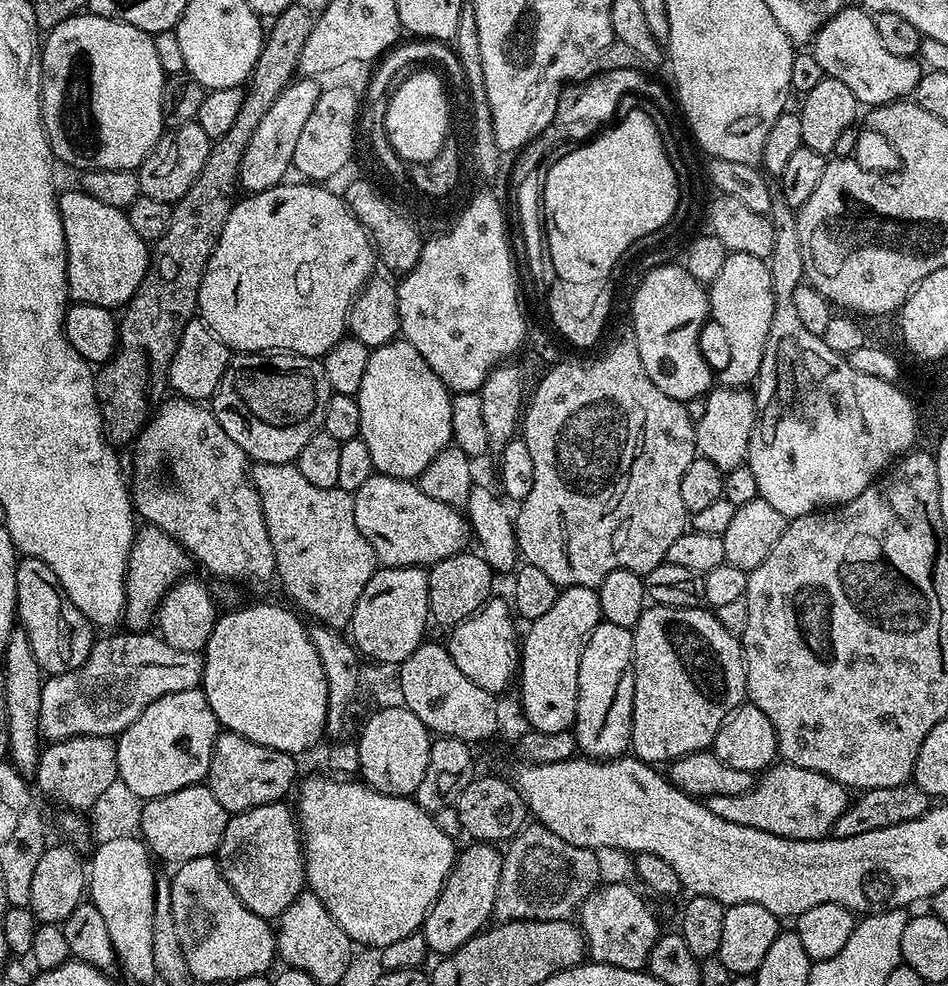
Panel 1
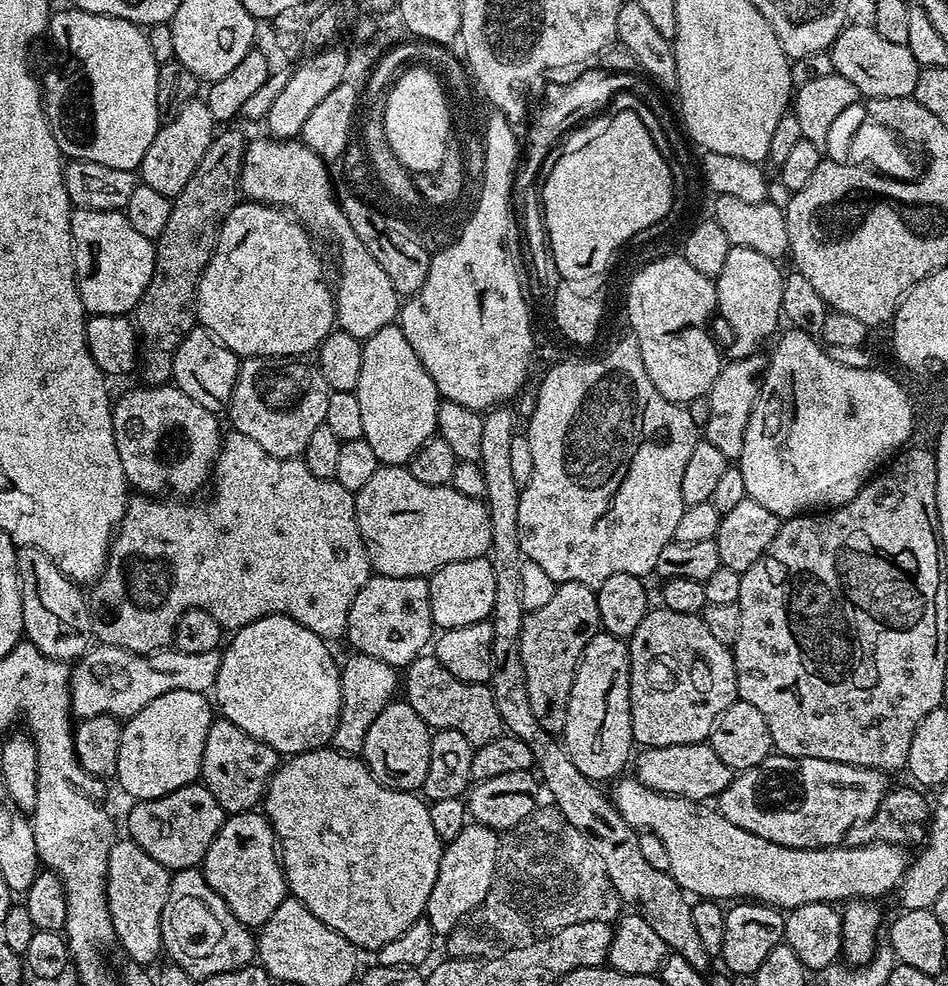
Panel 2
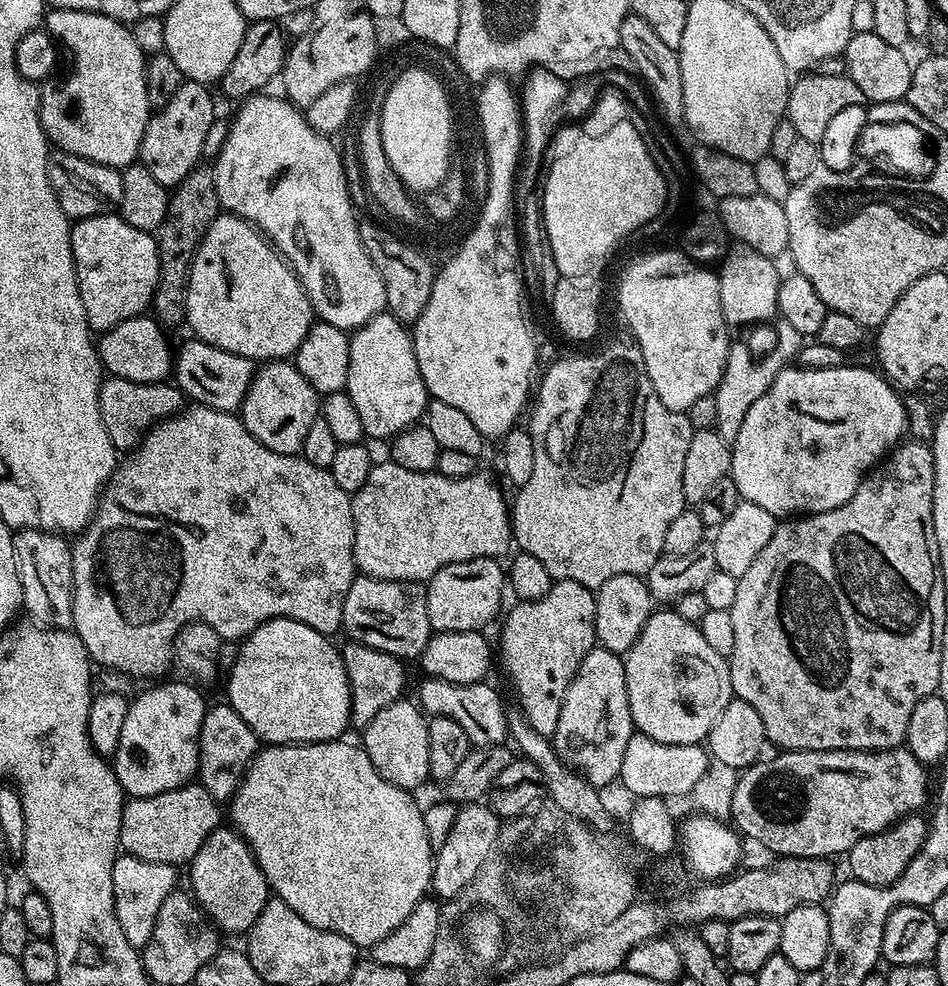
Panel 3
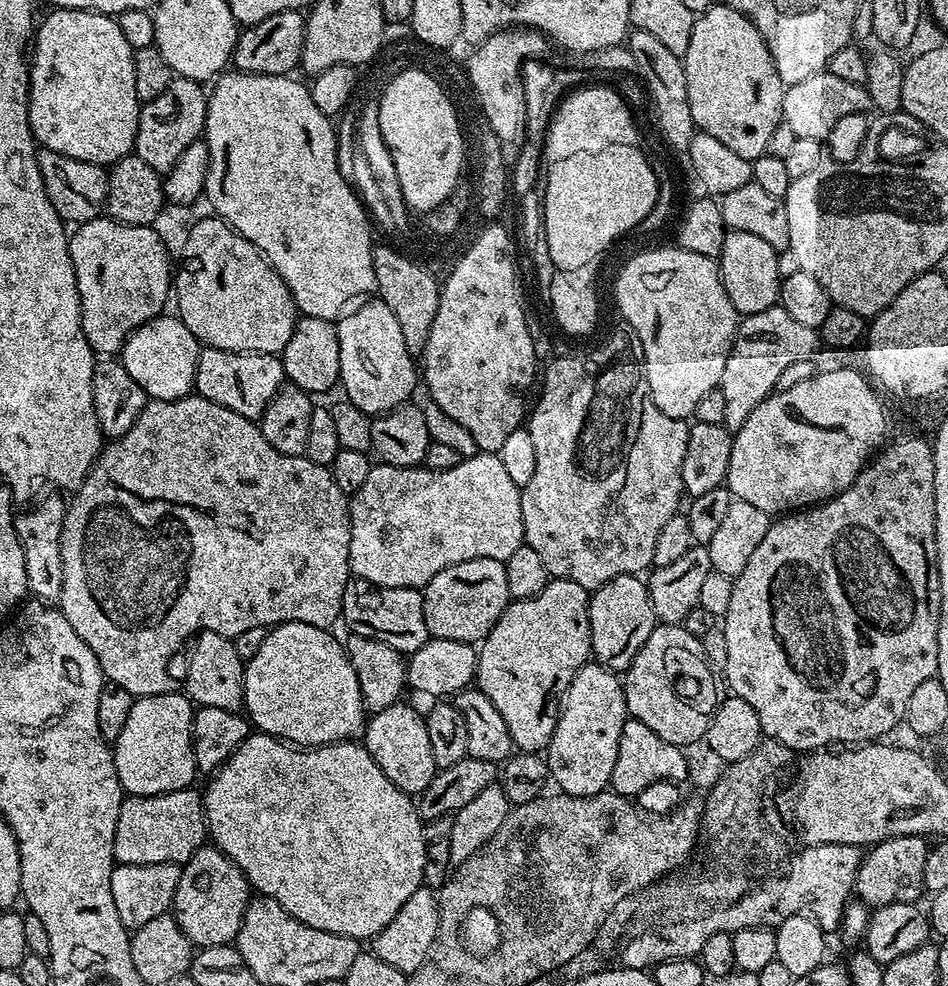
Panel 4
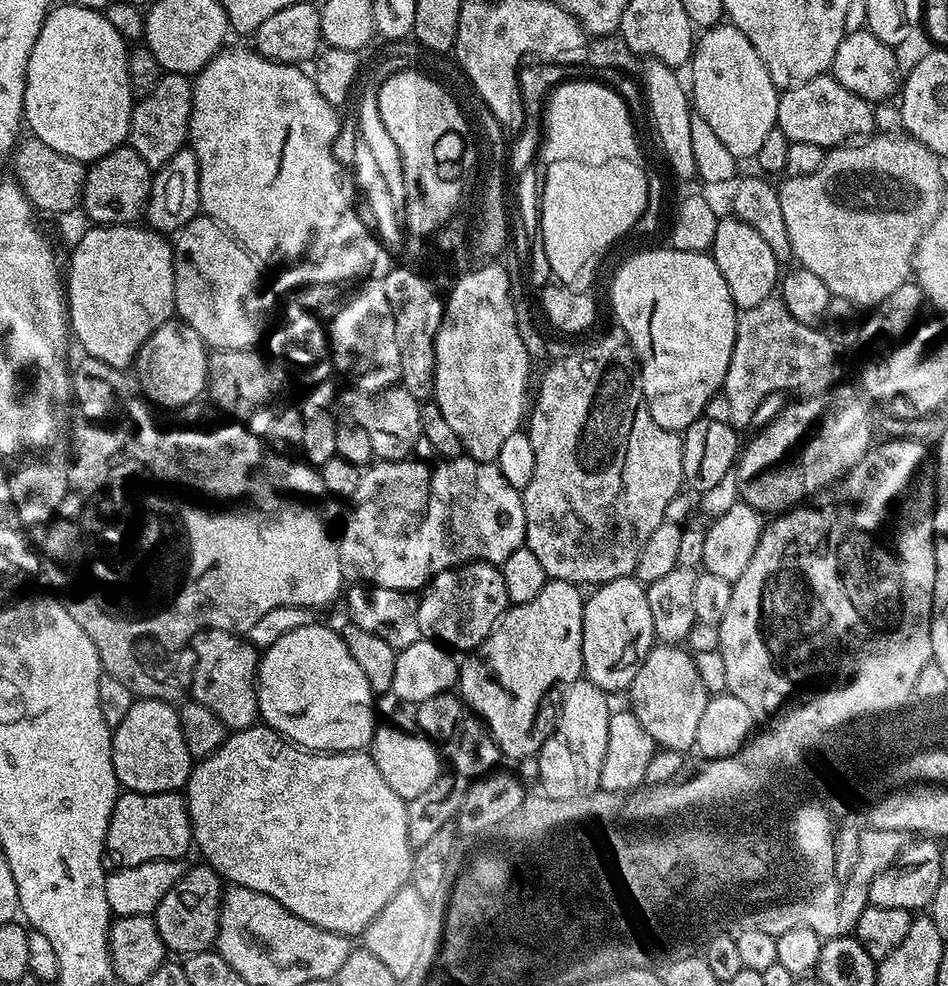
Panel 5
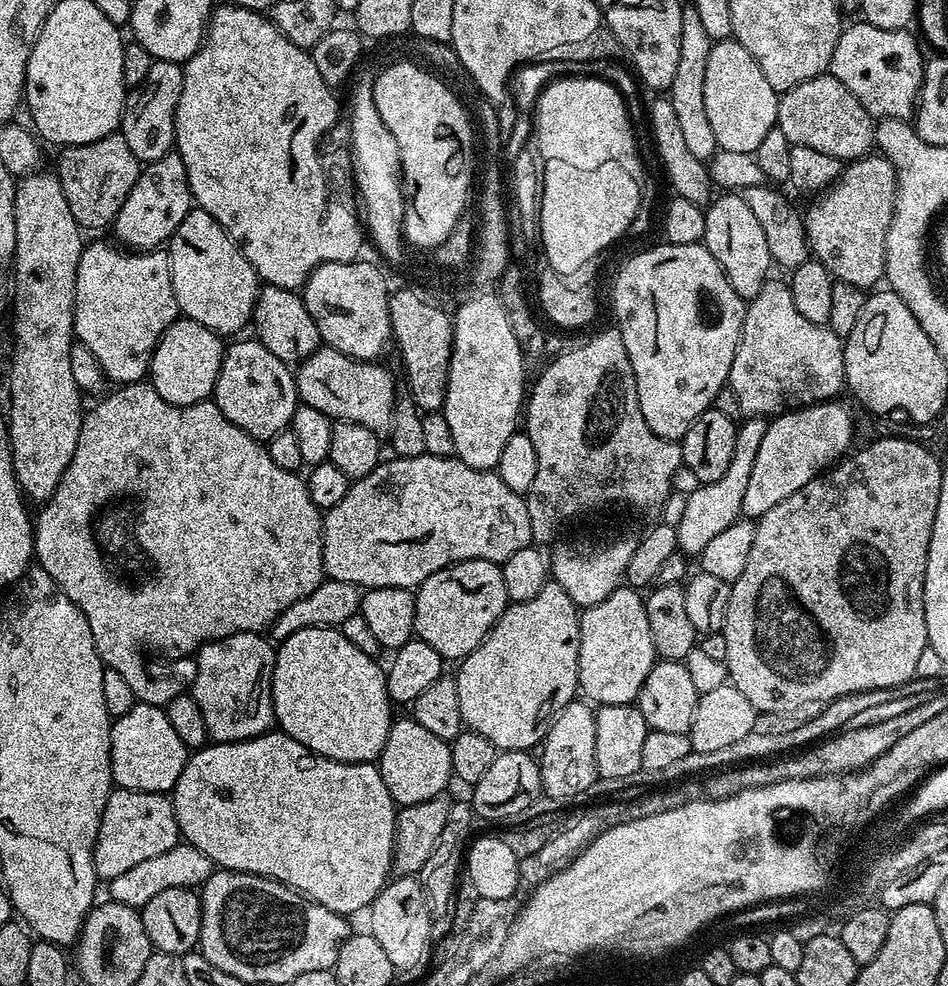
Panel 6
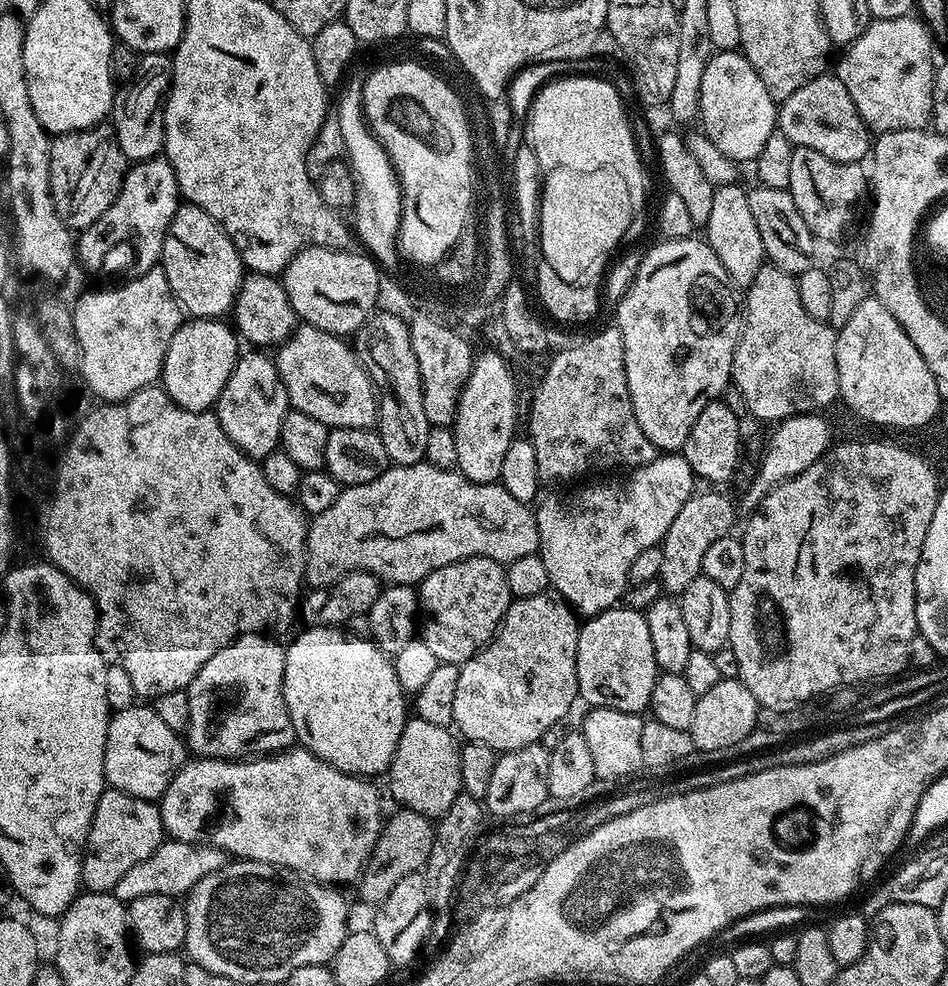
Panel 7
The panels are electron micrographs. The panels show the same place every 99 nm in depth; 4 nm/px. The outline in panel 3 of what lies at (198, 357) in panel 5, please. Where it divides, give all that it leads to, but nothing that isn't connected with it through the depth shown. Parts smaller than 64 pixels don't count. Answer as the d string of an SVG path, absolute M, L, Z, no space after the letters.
M148 314L126 318L126 322L118 322L118 326L103 333L98 340L103 371L108 376L126 378L139 384L158 384L167 381L174 372L174 348L168 345L163 331L165 332L165 329L160 321Z

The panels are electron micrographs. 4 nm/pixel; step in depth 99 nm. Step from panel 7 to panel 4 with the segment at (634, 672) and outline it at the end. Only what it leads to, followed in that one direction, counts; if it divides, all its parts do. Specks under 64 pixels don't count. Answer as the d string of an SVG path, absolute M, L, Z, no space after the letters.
M639 575L614 578L595 589L588 601L592 656L595 663L617 674L627 672L638 650L642 650L642 642L650 638L658 623L647 583L640 579Z

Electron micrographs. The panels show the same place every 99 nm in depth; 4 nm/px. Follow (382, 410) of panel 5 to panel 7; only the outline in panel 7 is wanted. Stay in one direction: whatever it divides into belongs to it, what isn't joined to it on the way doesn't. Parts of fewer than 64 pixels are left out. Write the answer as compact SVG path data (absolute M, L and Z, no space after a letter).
M301 323L289 340L275 349L276 370L286 386L289 405L334 428L372 428L378 420L376 387L347 339Z

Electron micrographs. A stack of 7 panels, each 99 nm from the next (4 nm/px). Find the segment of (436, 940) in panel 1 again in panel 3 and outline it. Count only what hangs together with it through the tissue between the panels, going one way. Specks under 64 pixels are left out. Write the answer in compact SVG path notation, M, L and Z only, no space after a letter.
M473 802L457 807L454 827L450 829L446 842L442 842L442 846L435 853L432 865L430 888L433 893L437 892L435 895L441 901L454 900L463 888L470 886L486 858L492 853L501 823L501 817L496 815L487 803Z

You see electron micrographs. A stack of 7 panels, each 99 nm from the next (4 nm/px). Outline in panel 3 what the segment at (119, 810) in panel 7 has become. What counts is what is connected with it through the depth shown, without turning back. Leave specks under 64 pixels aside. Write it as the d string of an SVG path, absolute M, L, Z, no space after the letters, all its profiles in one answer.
M189 782L183 788L175 788L162 794L129 799L122 810L120 848L127 855L146 862L187 866L192 863L194 854L198 854L198 850L202 850L202 842L206 842L209 834L221 823L220 808L221 805L218 801L199 782Z

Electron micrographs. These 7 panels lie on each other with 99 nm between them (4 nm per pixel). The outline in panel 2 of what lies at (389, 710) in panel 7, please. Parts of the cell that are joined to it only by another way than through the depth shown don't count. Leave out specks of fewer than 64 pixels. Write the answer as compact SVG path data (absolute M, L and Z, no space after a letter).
M289 616L258 618L250 626L235 629L231 636L232 641L223 645L214 687L214 704L219 715L234 722L238 730L246 730L250 738L266 742L281 754L309 752L331 745L339 722L341 665L332 657L329 641Z

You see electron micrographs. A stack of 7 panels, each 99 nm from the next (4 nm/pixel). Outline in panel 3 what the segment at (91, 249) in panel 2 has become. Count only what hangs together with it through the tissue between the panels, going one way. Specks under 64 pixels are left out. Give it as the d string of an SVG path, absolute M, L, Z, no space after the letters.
M119 214L91 216L72 224L72 257L76 263L76 277L82 294L82 306L86 310L88 326L93 333L108 332L118 322L141 315L151 305L152 297L160 281L160 248L156 236L130 226Z

